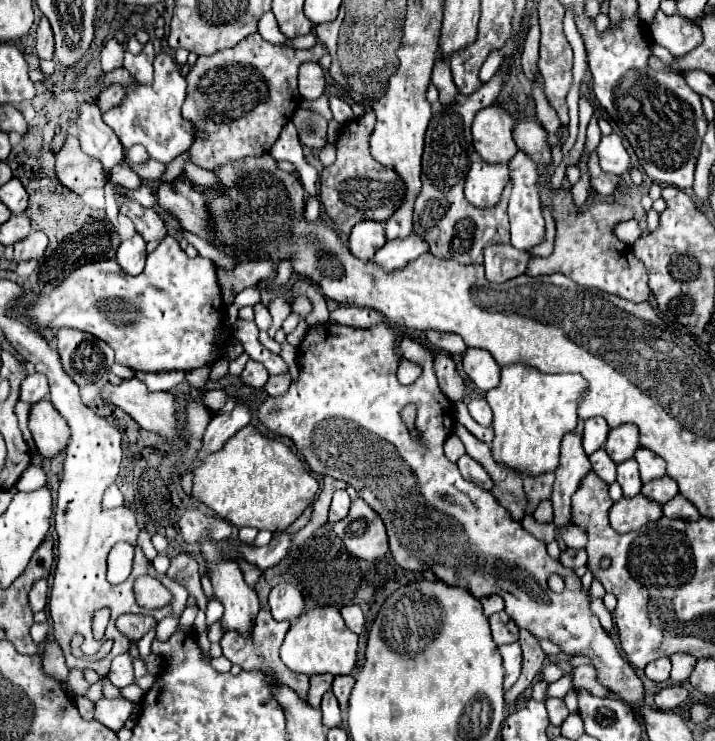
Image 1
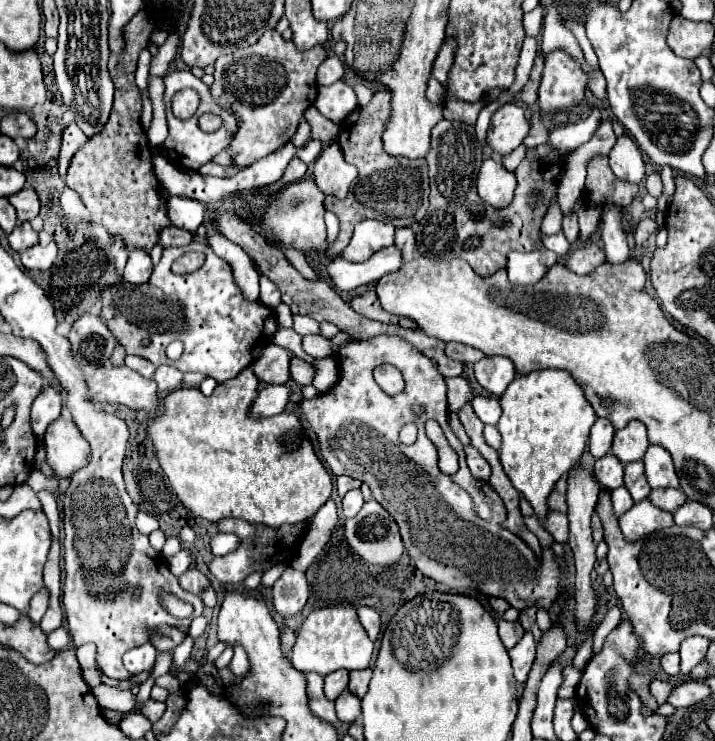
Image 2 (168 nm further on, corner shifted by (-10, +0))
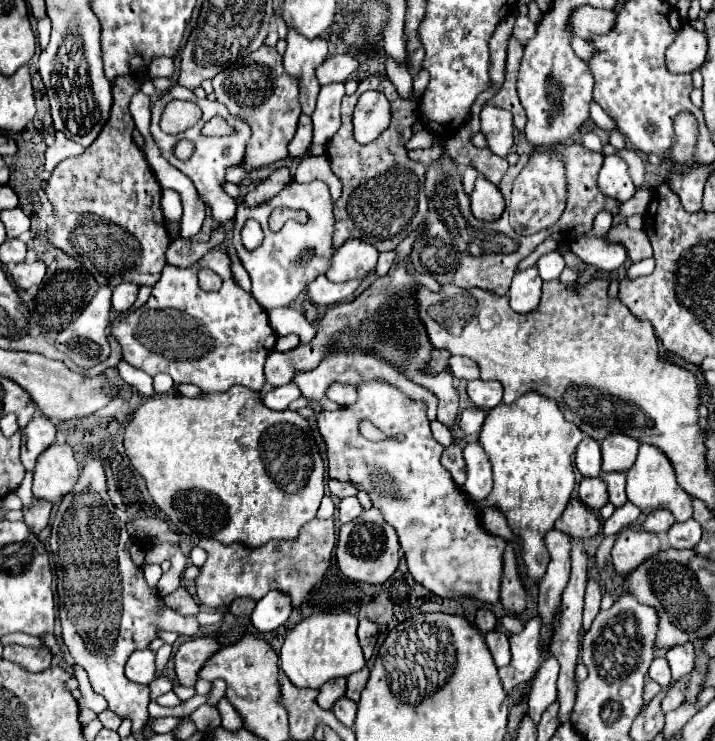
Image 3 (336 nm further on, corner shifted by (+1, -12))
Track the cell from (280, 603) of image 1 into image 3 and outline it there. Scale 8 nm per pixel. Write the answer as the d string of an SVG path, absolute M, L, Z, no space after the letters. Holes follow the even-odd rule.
M273 590L257 602L255 610L251 612L251 622L259 632L271 632L287 622L291 610L293 606L289 596Z

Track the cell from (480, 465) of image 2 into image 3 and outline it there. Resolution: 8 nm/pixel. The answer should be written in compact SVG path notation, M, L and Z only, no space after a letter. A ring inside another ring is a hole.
M449 446L445 448L443 456L441 456L441 464L451 472L453 480L457 486L463 486L465 480L467 480L467 474L465 474L465 460L463 460L463 452L459 446Z

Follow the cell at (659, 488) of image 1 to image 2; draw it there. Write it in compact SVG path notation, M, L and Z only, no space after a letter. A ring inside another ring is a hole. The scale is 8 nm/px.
M658 488L648 494L648 500L660 510L676 512L686 502L686 494L680 488Z

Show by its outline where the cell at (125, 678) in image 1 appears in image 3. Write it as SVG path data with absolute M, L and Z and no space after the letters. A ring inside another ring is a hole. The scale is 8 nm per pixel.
M151 650L133 652L125 664L125 676L131 682L149 684L155 678L155 652Z

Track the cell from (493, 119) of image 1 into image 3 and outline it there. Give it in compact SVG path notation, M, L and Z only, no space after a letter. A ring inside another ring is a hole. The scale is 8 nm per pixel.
M483 106L481 110L481 132L487 140L487 148L505 158L513 146L513 116L507 110L495 106Z

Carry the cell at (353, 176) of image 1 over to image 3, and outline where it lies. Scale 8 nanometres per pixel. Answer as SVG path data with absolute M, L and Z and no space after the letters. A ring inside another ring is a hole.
M369 76L359 82L359 88L353 96L343 98L343 124L337 134L327 144L327 156L331 160L333 172L343 182L341 198L335 204L335 232L333 232L333 250L339 250L345 240L361 238L369 242L379 252L395 250L405 236L411 236L427 216L427 196L423 190L425 166L407 158L405 142L413 136L411 126L417 120L417 106L413 102L401 100L395 86L381 76ZM365 90L379 90L387 96L391 104L391 124L383 134L363 146L353 136L353 110L357 98Z

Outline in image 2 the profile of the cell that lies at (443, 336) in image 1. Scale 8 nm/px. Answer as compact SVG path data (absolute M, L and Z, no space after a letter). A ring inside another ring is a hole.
M446 344L446 354L462 364L474 364L478 362L480 358L484 358L484 354L472 346L466 346L466 344Z

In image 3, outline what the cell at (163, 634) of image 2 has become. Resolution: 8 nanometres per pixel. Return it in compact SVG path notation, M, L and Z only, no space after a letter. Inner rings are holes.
M195 638L195 640L183 642L173 656L179 682L185 686L195 686L197 672L201 670L205 660L217 650L219 650L219 644L211 638Z

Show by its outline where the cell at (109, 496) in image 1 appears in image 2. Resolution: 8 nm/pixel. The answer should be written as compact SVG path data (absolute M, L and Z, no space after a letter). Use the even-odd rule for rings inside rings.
M139 511L136 516L136 527L145 535L150 535L153 531L160 528L158 520L146 512Z

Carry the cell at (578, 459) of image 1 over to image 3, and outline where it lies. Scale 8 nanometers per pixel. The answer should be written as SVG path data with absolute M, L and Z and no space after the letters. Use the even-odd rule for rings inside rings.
M571 536L573 540L573 552L571 552L571 580L563 592L563 606L561 606L561 620L559 626L553 632L553 640L549 646L549 652L559 660L561 664L561 672L559 672L559 680L557 680L557 688L559 688L559 704L561 704L561 722L567 722L573 704L575 704L575 682L573 682L573 672L575 672L575 664L577 664L577 656L579 656L579 638L581 638L581 614L583 614L583 594L585 594L585 584L587 584L587 554L583 548L583 540Z

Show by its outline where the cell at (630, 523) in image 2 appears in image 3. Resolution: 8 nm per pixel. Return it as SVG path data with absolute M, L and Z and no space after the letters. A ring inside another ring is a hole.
M633 526L621 528L611 550L615 572L625 576L627 572L635 570L645 558L657 554L657 550L661 550L661 540L657 534L637 530Z

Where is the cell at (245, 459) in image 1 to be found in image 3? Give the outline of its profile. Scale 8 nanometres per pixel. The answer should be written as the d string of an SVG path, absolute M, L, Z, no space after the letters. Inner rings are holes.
M233 386L223 394L203 394L201 398L187 398L181 394L161 394L155 398L149 398L145 404L141 404L131 422L125 428L125 454L129 456L131 464L135 470L145 478L147 490L153 498L153 502L171 518L171 522L187 536L191 538L213 538L221 544L233 544L233 542L243 542L249 548L263 546L269 540L291 540L299 534L299 528L313 520L317 514L317 508L323 498L323 474L325 474L325 464L319 456L319 450L313 440L313 430L309 422L299 416L293 410L283 410L275 412L269 410L261 404L261 394L255 390L249 390L245 386Z

